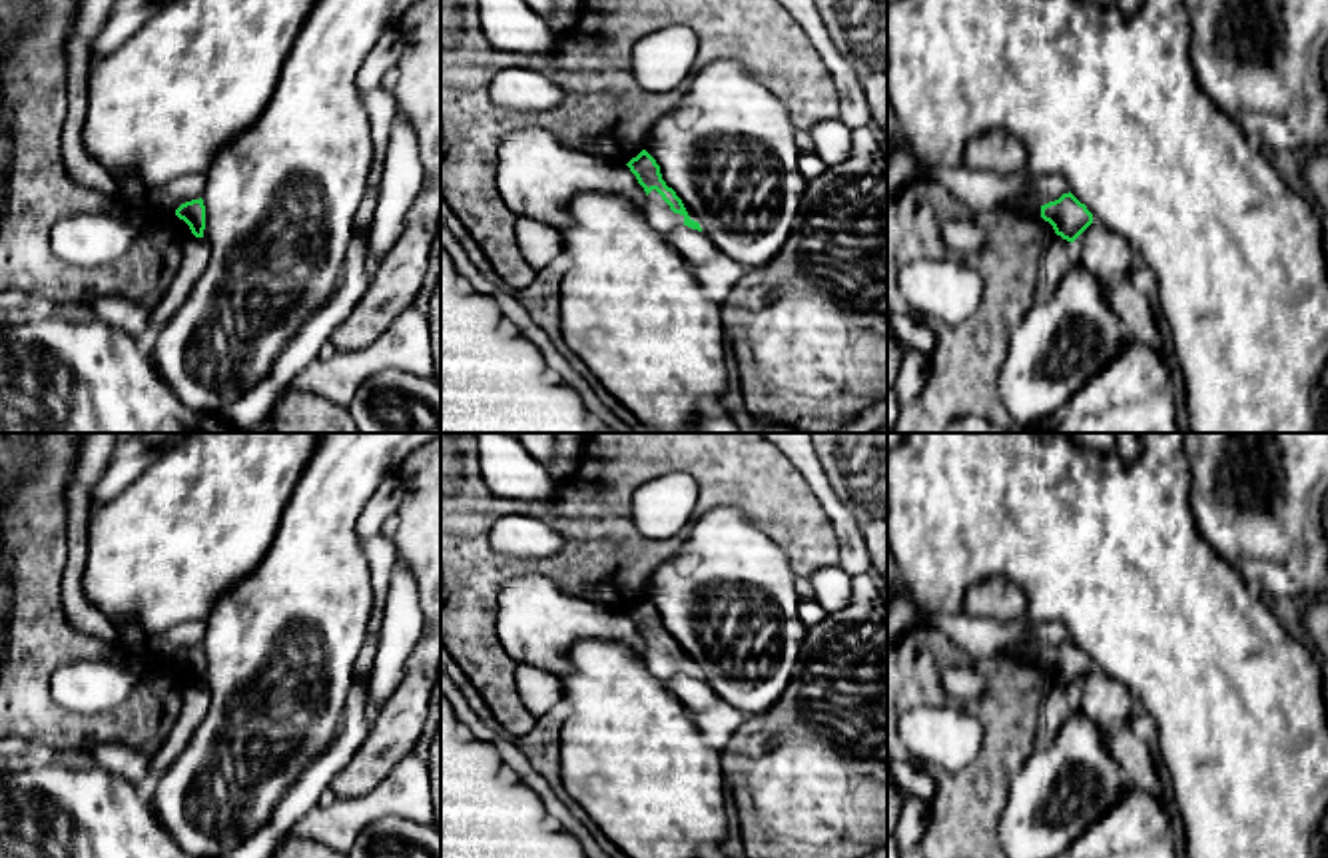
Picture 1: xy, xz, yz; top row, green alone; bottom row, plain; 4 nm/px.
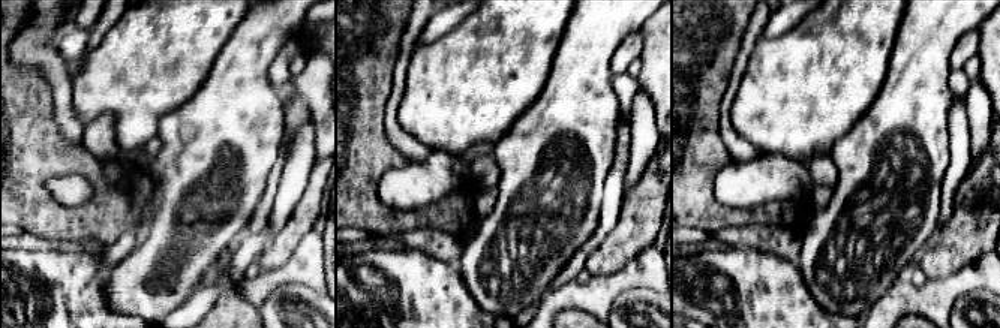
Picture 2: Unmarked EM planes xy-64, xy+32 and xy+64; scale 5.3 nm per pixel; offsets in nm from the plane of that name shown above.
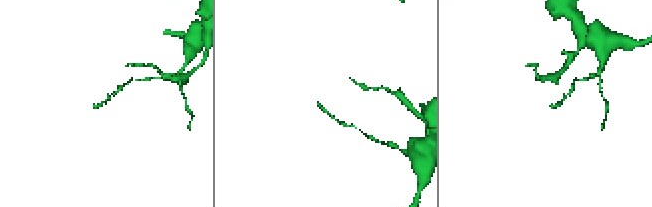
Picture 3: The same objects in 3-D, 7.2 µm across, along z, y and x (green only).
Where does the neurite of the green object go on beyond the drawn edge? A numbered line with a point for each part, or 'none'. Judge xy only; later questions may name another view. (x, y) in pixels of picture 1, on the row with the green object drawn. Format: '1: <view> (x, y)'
none

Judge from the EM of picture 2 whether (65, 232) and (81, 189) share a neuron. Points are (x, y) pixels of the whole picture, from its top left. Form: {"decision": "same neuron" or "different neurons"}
{"decision": "different neurons"}

